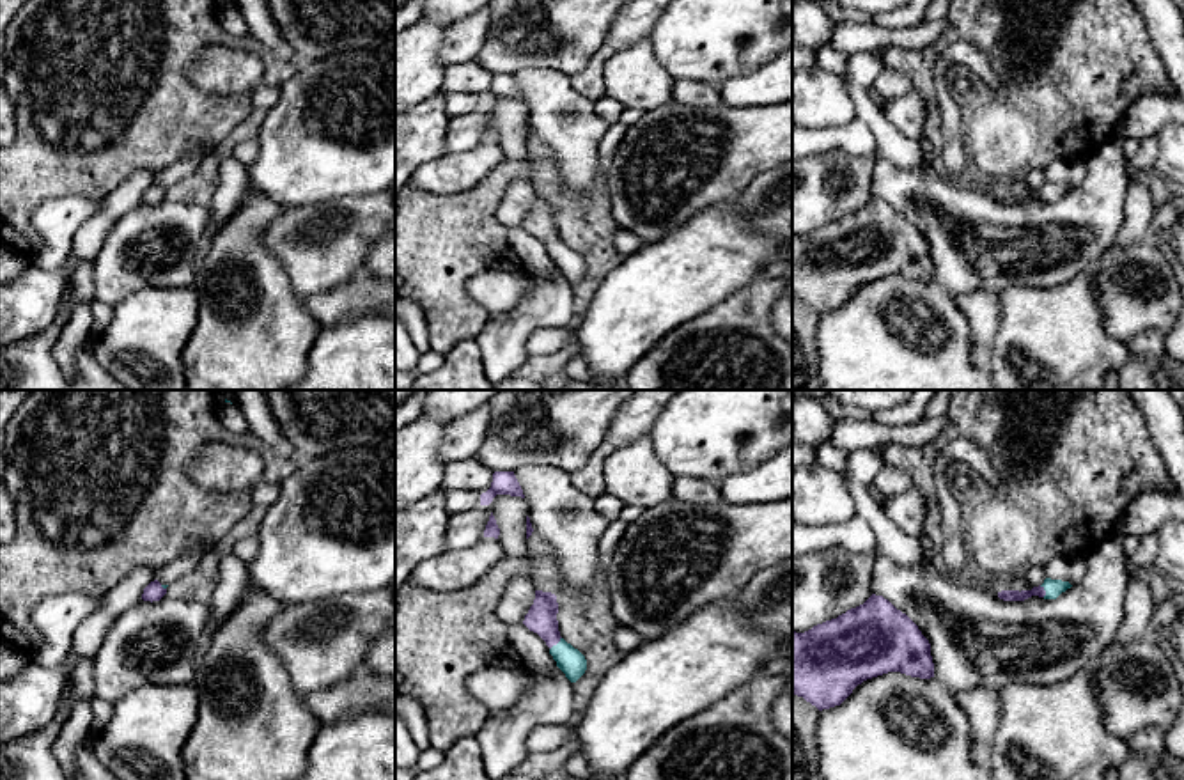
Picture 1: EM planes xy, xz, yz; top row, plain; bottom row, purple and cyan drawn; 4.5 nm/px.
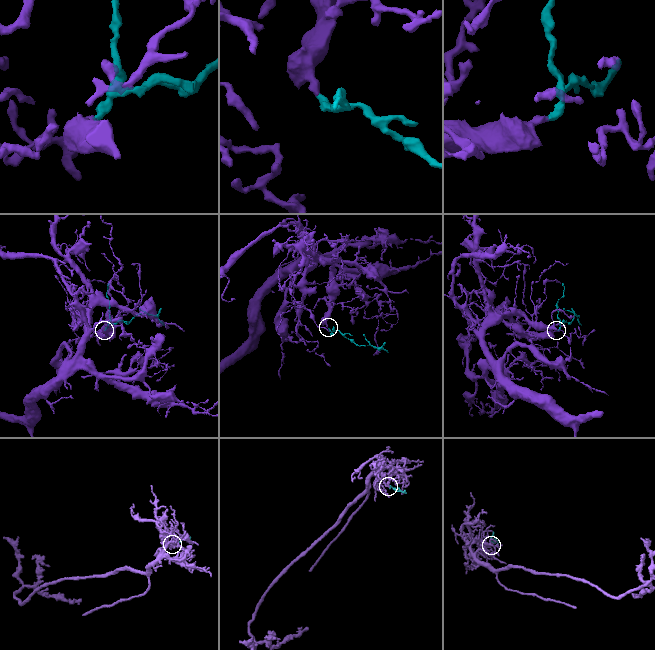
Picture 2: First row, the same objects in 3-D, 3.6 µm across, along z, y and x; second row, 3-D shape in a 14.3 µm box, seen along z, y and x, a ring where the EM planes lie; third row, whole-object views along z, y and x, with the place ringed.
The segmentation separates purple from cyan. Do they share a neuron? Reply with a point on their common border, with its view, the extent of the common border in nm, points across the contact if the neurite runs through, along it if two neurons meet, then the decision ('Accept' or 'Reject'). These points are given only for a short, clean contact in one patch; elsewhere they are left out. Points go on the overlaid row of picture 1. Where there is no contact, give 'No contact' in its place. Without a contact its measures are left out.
Touches purple at xz (555, 644). Shared border 80 nm. Path across: xz (541, 617), (555, 644), (571, 662). Accept

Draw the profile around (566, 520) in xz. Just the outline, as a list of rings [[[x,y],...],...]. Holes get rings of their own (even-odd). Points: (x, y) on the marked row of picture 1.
[[[526,464],[514,472],[535,534],[548,544],[560,592],[590,597],[596,571],[604,560],[599,541],[608,526],[594,498],[573,488],[571,473]]]

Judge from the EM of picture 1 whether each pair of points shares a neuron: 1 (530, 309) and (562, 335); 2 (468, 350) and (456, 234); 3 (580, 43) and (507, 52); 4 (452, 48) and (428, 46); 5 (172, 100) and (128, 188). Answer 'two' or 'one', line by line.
1: two
2: two
3: one
4: two
5: two

